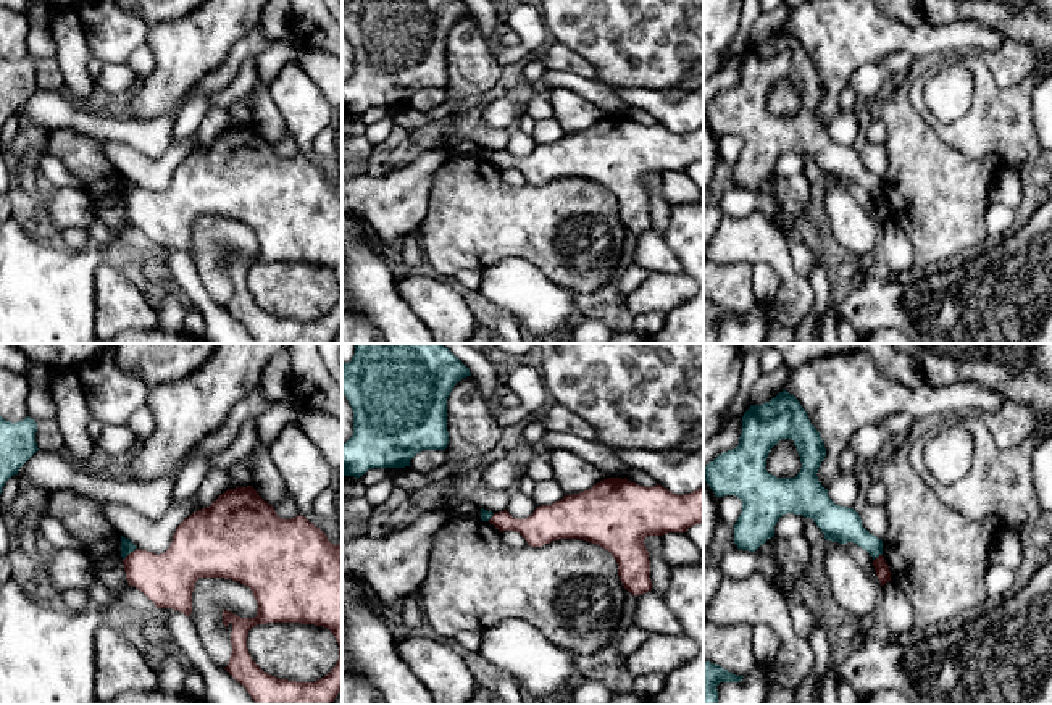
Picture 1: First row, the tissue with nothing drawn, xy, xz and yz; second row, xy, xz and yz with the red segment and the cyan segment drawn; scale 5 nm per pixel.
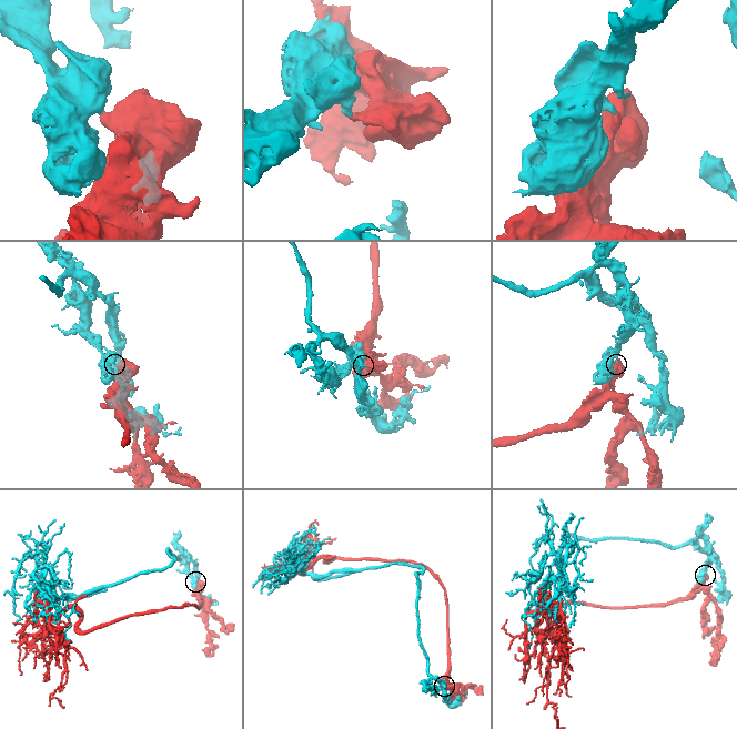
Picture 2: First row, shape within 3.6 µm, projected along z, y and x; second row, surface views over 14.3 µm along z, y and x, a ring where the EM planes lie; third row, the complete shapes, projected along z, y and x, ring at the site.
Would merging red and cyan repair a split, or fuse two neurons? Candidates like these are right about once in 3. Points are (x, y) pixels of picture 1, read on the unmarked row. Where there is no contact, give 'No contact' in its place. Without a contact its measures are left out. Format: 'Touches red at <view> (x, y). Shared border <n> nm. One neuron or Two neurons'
Touches red at xy (129, 192). Shared border 100 nm. Two neurons

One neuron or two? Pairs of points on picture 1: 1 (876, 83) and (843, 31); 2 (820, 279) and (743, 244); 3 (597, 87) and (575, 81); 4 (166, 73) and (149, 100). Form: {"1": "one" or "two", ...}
{"1": "two", "2": "two", "3": "one", "4": "one"}

